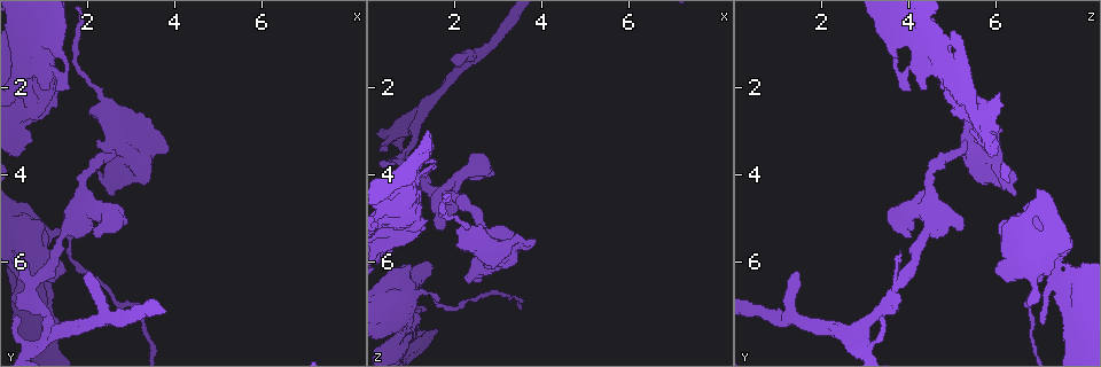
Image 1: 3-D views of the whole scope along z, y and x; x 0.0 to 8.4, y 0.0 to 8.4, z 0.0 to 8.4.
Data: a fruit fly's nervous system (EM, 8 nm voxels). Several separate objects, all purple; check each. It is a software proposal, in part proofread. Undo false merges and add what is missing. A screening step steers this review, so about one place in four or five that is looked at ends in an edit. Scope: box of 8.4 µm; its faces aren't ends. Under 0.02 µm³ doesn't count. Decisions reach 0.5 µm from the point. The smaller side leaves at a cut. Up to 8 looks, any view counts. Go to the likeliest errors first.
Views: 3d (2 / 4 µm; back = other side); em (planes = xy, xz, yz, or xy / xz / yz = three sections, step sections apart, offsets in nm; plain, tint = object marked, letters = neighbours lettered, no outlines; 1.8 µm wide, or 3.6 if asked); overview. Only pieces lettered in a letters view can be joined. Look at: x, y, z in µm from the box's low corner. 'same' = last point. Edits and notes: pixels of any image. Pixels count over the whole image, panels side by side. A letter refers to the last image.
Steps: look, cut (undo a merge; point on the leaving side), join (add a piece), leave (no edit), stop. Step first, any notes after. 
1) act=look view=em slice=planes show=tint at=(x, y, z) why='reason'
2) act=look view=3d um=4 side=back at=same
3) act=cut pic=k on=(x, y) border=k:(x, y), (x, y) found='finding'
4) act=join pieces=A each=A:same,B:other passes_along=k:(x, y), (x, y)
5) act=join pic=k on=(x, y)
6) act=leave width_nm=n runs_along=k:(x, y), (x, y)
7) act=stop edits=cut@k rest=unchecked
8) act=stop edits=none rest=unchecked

act=look view=3d um=2 at=(1.15, 0.70, 3.80) why='two arms in line, one across'

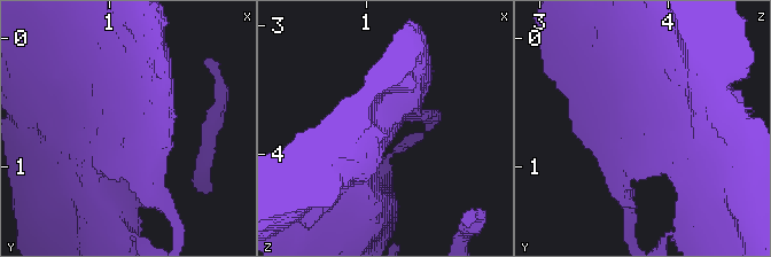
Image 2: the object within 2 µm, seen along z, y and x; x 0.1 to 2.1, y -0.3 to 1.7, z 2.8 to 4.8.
act=look view=em slice=xz step=16 show=tint at=(1.12, 0.68, 3.82) why='now the EM'

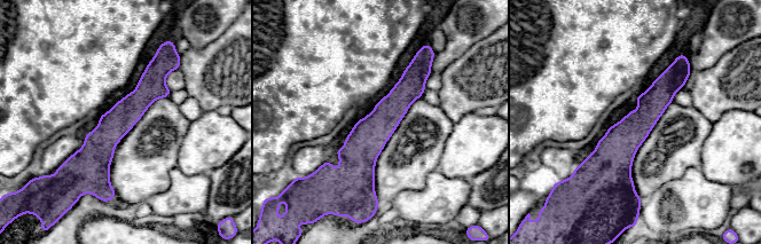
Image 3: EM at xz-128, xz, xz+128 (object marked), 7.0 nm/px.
act=look view=em slice=xz step=16 show=letters at=same why='what lies round it'

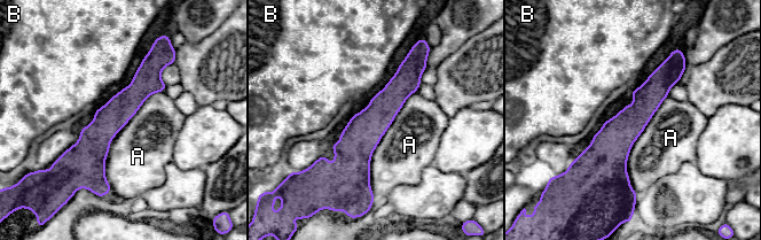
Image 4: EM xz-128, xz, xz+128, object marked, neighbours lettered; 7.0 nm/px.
act=leave width_nm=220 each=A:other,B:other runs_along=4:(409, 60), (361, 134), (363, 187) found='continuous, no second neuron'

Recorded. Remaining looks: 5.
act=look view=3d um=2 at=(2.25, 5.50, 4.05)

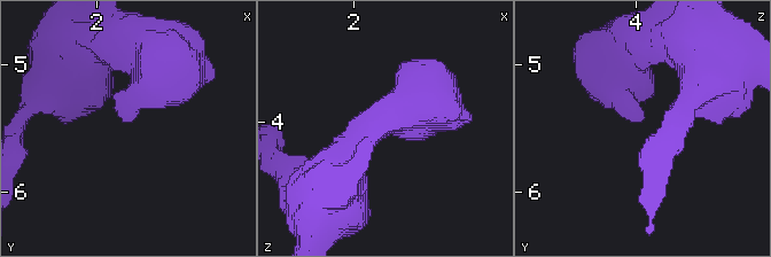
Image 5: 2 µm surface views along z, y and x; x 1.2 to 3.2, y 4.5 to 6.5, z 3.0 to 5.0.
act=look view=em slice=planes show=letters at=(2.28, 5.46, 4.04) why='shape alone is not enough'

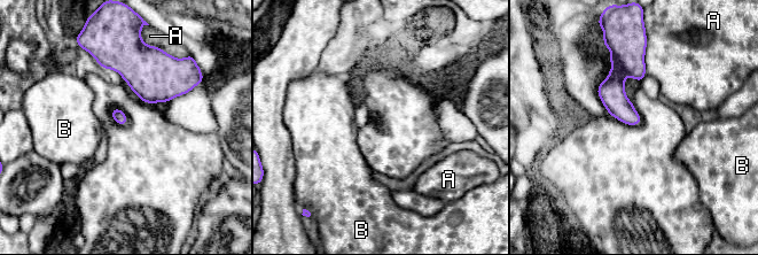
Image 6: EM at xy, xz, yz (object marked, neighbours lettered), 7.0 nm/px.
act=leave each=A:other,B:other found='none of them fits'

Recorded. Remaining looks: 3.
act=look view=3d um=4 at=(1.15, 6.15, 6.30) why='thick turns thin'

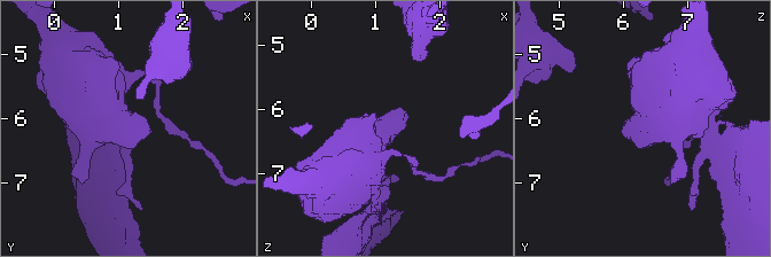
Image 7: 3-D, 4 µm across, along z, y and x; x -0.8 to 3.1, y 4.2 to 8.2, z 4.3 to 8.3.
act=look view=em um=3.6 slice=planes show=plain at=(1.15, 6.20, 6.30)

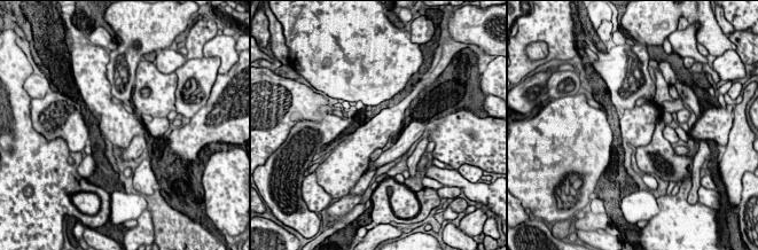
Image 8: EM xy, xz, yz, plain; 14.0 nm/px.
act=look view=em um=3.6 slice=planes show=letters at=same

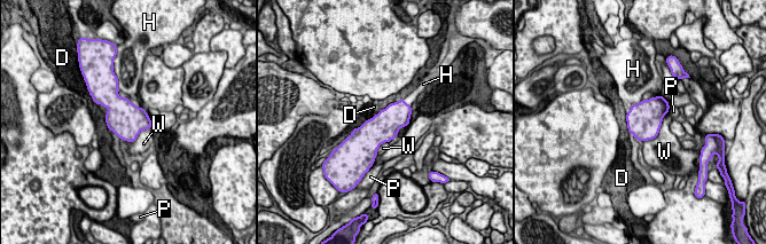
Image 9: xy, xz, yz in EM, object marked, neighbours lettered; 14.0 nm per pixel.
act=leave each=D:other,H:other,P:other,W:other border=9:(401, 99), (390, 102), (364, 123) found='one neuron here'

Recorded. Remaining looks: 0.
act=stop edits=none rest=unchecked

